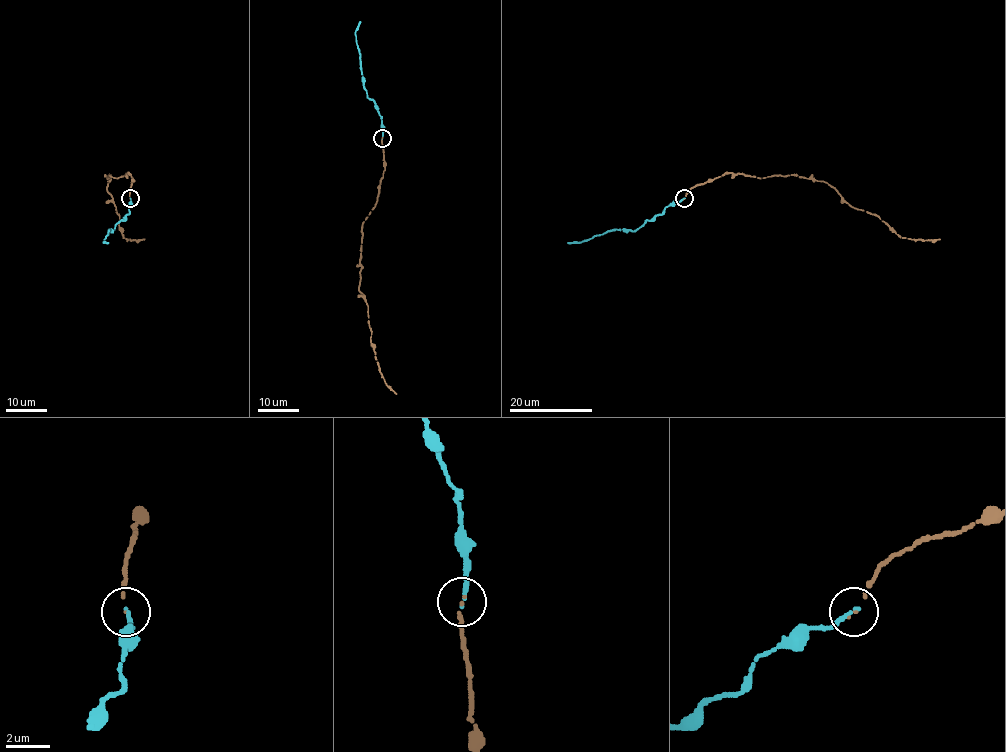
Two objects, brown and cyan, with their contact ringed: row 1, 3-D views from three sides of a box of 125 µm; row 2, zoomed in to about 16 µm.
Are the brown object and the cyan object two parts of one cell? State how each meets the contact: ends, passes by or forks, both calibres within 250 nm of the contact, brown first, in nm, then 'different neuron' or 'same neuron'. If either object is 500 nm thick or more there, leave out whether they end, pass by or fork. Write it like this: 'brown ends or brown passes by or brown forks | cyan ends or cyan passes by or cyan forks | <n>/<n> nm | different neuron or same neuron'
brown ends | cyan ends | 110/190 nm | same neuron

